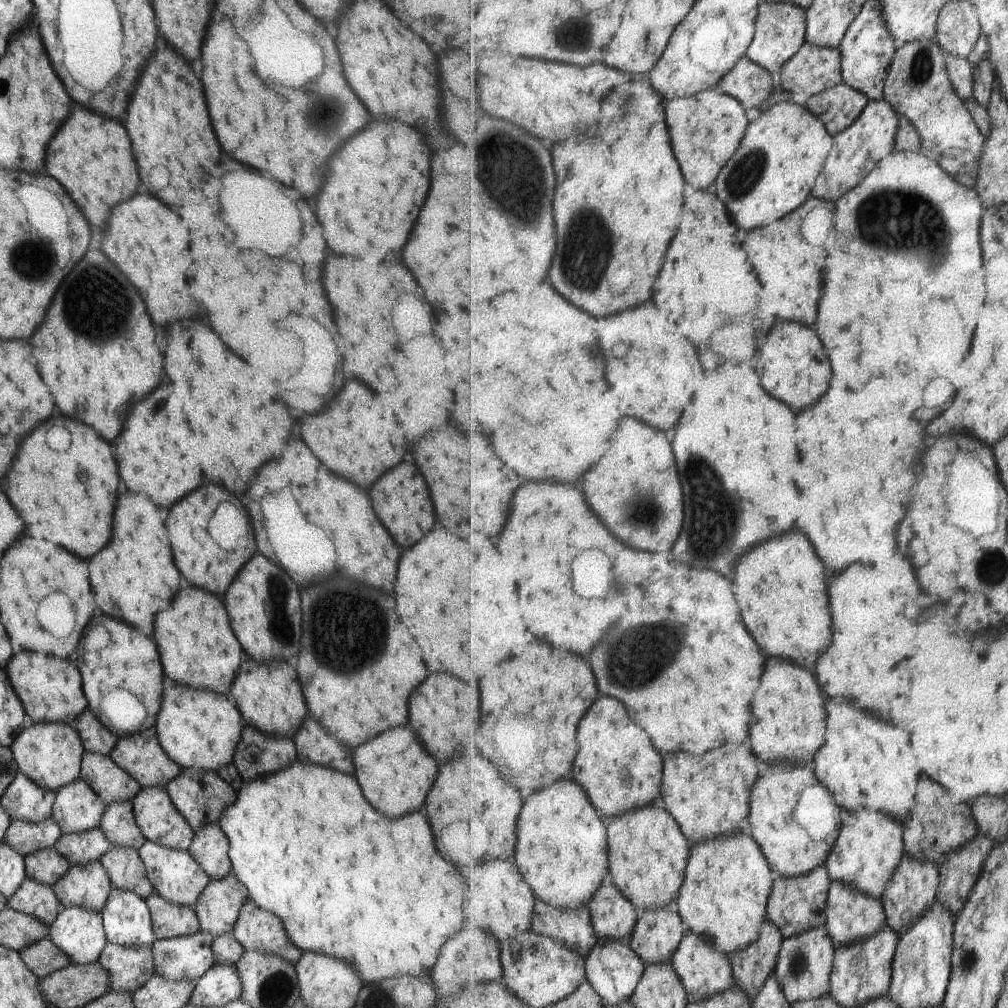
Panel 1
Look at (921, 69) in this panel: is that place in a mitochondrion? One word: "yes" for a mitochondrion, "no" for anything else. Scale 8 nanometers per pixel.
yes

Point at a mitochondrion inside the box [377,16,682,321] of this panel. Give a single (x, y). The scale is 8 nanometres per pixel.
(587, 246)

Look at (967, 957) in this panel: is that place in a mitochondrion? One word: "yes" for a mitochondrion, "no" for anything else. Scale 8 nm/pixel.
yes

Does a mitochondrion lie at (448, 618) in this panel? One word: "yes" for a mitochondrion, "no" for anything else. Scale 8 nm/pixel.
no

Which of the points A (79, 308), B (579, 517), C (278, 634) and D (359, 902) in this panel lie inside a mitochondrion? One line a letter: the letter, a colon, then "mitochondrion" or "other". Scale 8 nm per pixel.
A: mitochondrion
B: other
C: mitochondrion
D: other

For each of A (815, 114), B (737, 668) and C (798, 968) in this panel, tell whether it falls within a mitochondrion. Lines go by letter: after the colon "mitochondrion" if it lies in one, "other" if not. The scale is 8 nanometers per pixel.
A: other
B: other
C: mitochondrion

